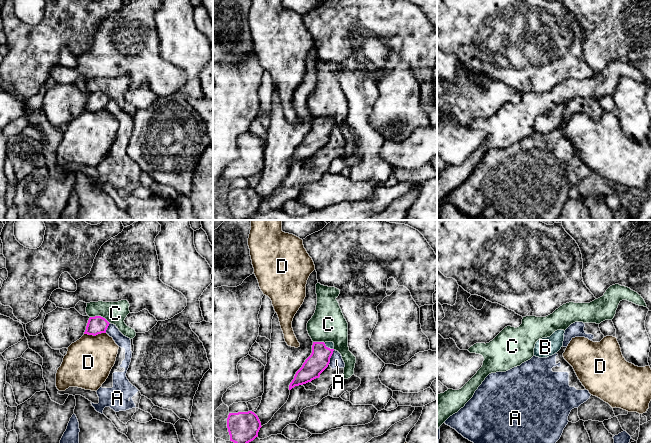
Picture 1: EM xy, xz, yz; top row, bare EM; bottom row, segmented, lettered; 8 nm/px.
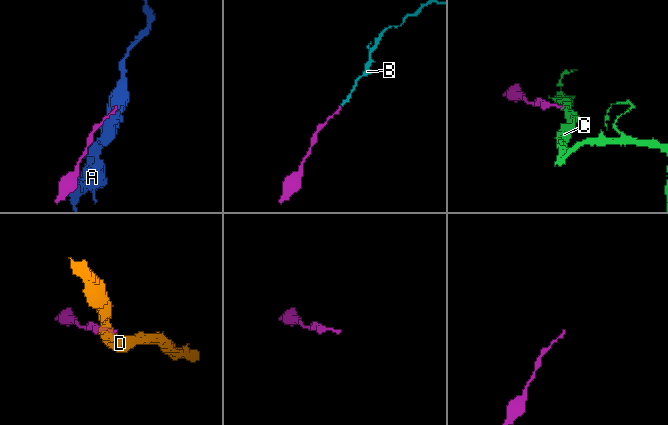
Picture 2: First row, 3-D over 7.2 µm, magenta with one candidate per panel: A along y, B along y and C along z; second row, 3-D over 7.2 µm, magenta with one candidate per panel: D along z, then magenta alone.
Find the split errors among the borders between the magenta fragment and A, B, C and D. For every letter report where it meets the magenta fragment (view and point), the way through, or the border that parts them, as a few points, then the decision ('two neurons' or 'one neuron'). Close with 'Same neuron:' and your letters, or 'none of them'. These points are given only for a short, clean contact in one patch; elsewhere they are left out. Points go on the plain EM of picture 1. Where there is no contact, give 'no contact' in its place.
A: contact xz (330, 133); border xz (334, 126), (328, 140); two neurons
B: contact xz (329, 124); way xz (318, 137), (329, 124), (330, 121); one neuron
C: contact xy (100, 92); border xy (90, 92), (102, 92), (109, 99); two neurons
D: contact xy (94, 111); border xy (105, 108), (95, 111), (84, 110); two neurons
Same neuron: B

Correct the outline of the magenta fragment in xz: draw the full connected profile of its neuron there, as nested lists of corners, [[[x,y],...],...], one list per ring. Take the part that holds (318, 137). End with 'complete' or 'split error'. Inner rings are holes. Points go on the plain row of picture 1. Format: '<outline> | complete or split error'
[[[313,118],[311,131],[296,148],[289,161],[289,166],[319,154],[320,150],[328,143],[333,127],[333,118]]] | split error

